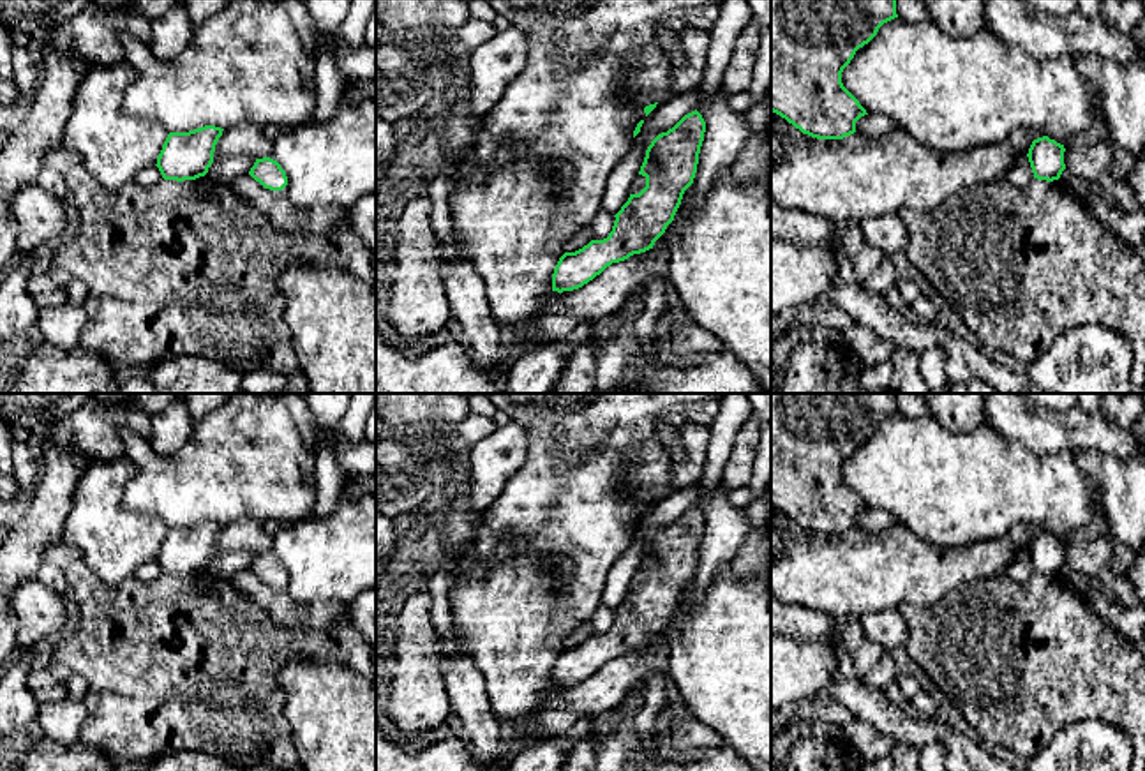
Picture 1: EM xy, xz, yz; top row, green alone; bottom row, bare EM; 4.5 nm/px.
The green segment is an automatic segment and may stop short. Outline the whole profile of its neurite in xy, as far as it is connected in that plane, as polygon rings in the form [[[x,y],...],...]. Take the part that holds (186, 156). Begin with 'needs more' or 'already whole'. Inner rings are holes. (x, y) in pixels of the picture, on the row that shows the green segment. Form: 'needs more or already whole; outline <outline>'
already whole; outline [[[205,125],[189,132],[169,132],[155,164],[162,178],[183,182],[205,176],[222,131]]]

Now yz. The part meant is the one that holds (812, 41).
already whole; outline [[[771,0],[771,111],[817,139],[843,139],[854,134],[856,122],[868,113],[843,86],[842,72],[856,51],[894,18],[896,0]]]

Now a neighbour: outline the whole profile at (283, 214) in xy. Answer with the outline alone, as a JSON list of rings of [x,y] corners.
[[[249,173],[238,176],[231,189],[254,205],[281,231],[332,233],[341,224],[349,224],[349,210],[337,205],[314,205],[298,210],[286,196],[272,194]]]

